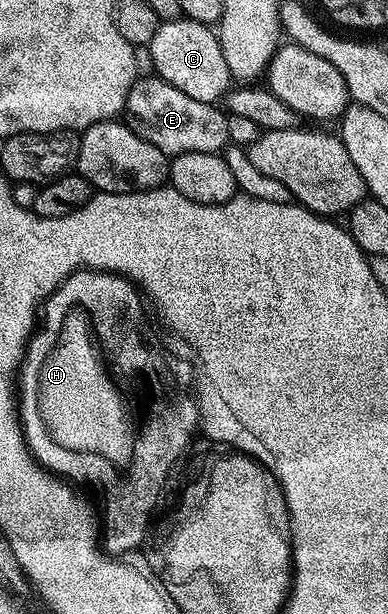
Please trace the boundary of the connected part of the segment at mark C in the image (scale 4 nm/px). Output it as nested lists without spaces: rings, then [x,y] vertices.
[[[184,16],[174,22],[161,22],[149,42],[147,53],[157,69],[154,70],[156,77],[179,88],[179,92],[187,92],[191,100],[217,104],[231,89],[231,75],[227,60],[223,60],[220,37],[209,30],[212,29],[206,23],[196,22]]]

